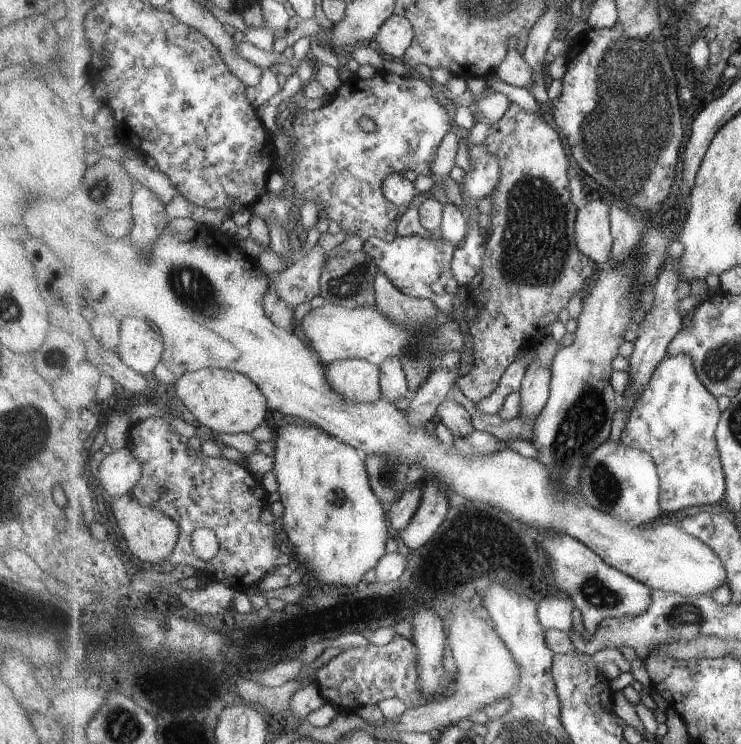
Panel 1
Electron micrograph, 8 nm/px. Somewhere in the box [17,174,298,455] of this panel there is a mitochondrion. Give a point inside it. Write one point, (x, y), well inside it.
(190, 287)

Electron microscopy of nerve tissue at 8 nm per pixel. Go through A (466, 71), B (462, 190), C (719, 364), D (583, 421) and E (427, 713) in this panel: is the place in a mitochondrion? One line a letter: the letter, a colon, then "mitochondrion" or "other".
A: other
B: other
C: mitochondrion
D: mitochondrion
E: other

